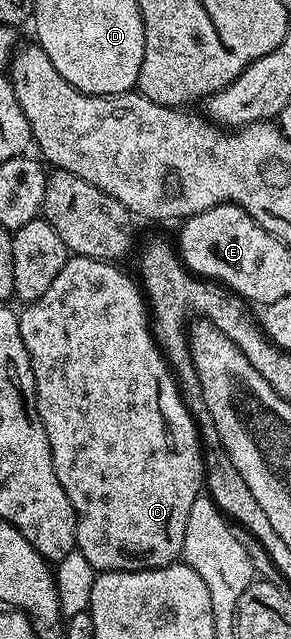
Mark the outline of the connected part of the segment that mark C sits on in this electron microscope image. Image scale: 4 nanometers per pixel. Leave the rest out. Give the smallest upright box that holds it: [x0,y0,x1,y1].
[18,255,204,573]

